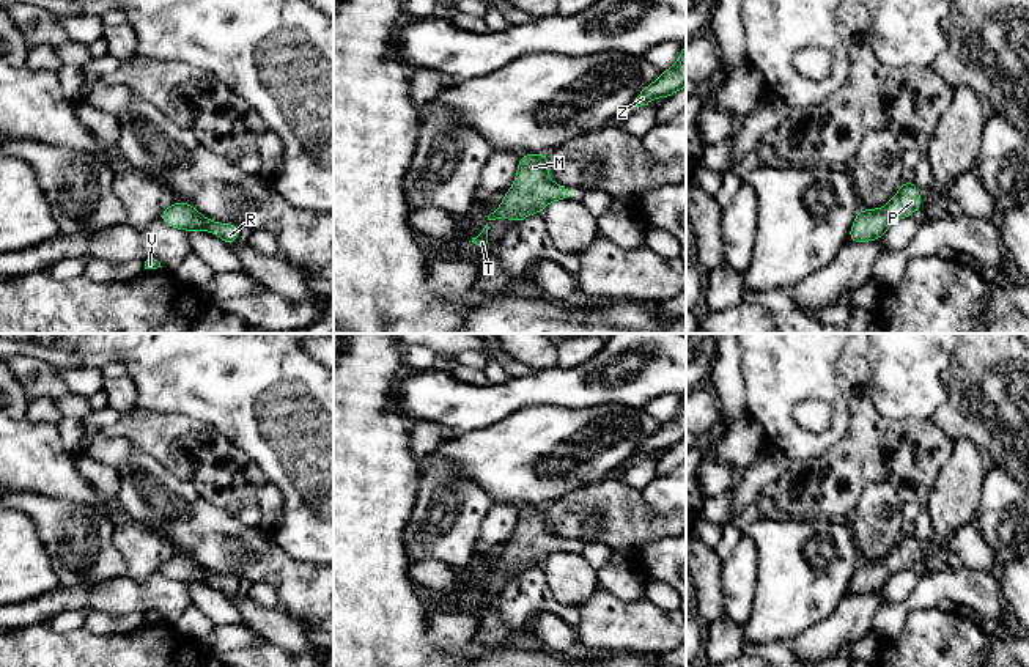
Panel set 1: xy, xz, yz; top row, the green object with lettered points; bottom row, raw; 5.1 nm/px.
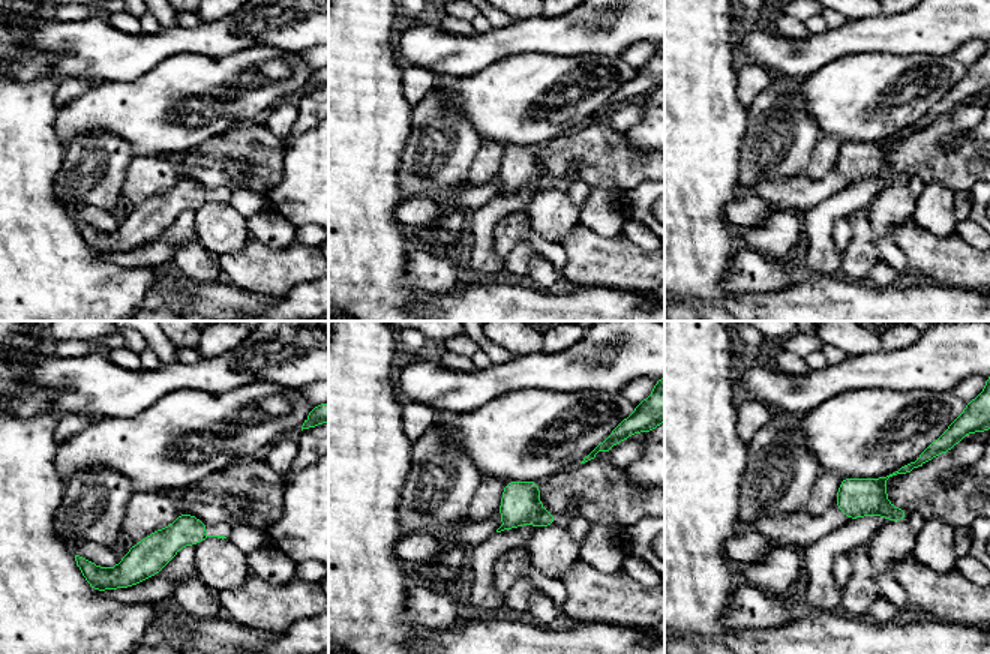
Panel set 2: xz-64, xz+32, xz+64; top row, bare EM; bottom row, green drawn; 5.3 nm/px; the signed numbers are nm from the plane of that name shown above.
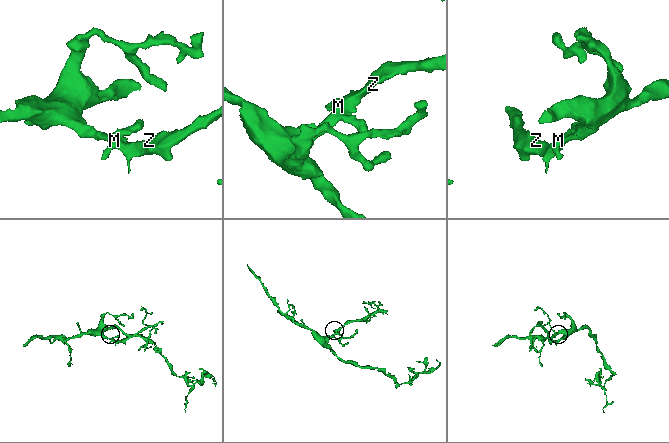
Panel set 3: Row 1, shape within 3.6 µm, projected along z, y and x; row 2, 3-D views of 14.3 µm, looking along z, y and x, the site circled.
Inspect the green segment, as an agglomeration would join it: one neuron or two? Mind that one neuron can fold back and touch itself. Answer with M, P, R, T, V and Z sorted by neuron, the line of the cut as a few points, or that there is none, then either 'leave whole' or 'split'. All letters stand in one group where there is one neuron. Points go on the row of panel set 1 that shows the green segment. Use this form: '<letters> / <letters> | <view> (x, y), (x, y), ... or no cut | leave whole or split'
M P R T V Z | no cut | leave whole

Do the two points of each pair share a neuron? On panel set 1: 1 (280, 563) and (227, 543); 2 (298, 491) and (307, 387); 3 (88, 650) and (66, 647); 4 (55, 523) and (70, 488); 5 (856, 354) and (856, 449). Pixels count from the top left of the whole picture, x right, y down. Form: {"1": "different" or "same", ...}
{"1": "same", "2": "same", "3": "same", "4": "different", "5": "same"}

